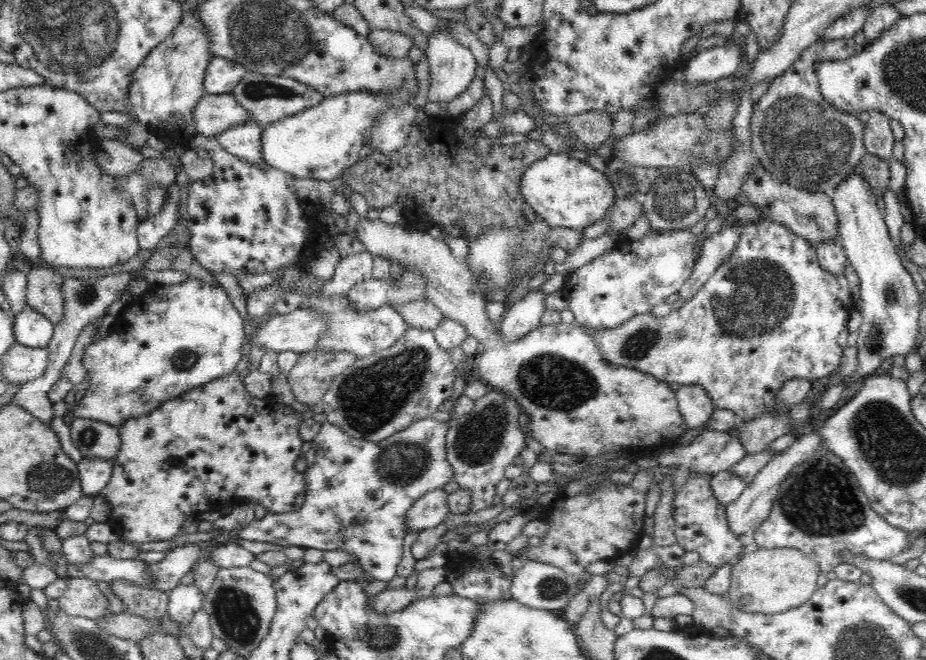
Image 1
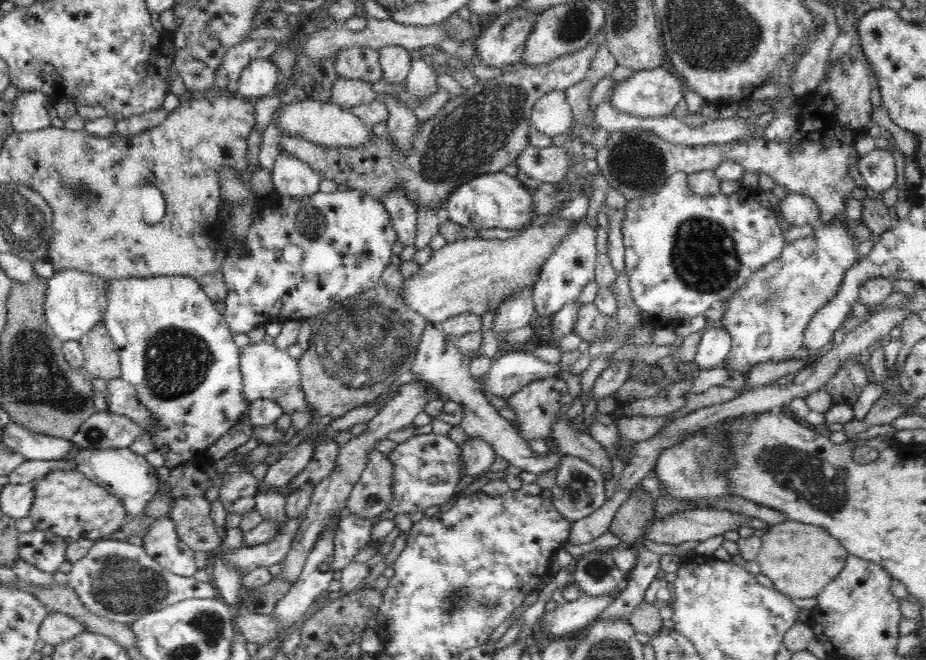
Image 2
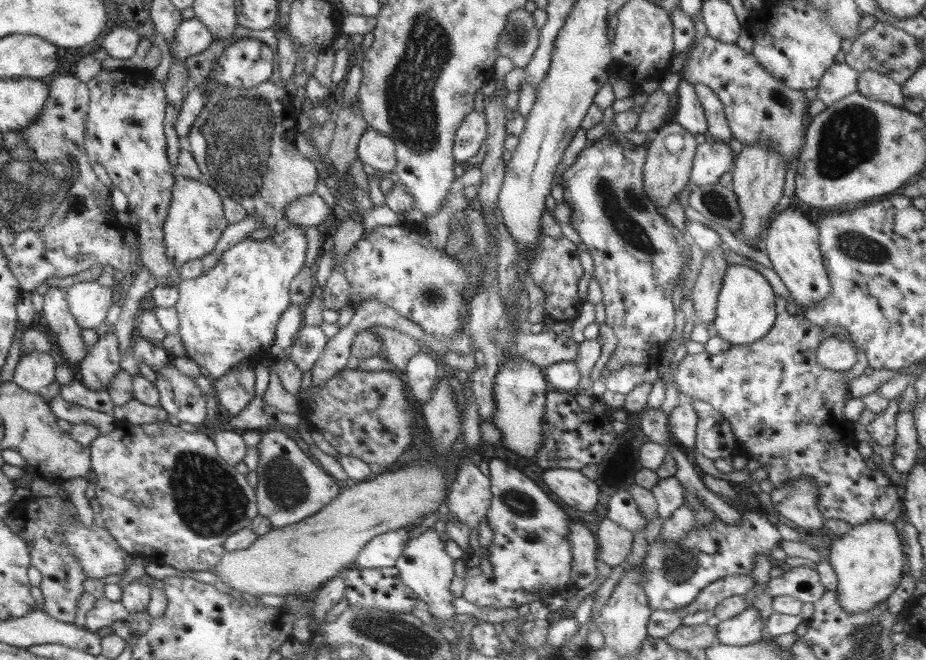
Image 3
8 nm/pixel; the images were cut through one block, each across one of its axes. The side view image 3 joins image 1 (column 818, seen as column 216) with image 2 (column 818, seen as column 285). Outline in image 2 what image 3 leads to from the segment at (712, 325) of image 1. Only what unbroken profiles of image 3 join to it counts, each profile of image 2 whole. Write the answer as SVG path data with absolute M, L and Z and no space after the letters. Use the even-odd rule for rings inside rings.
M844 220L844 222L830 222L830 224L826 226L819 223L811 235L798 238L791 243L786 242L780 256L752 274L746 284L740 287L725 304L726 314L721 319L722 327L731 336L731 349L724 362L726 369L733 368L744 375L760 362L794 359L798 349L804 347L804 332L808 329L811 319L824 304L836 298L846 271L858 261L856 245L853 243L854 237L847 232L853 230L856 223L851 224Z

